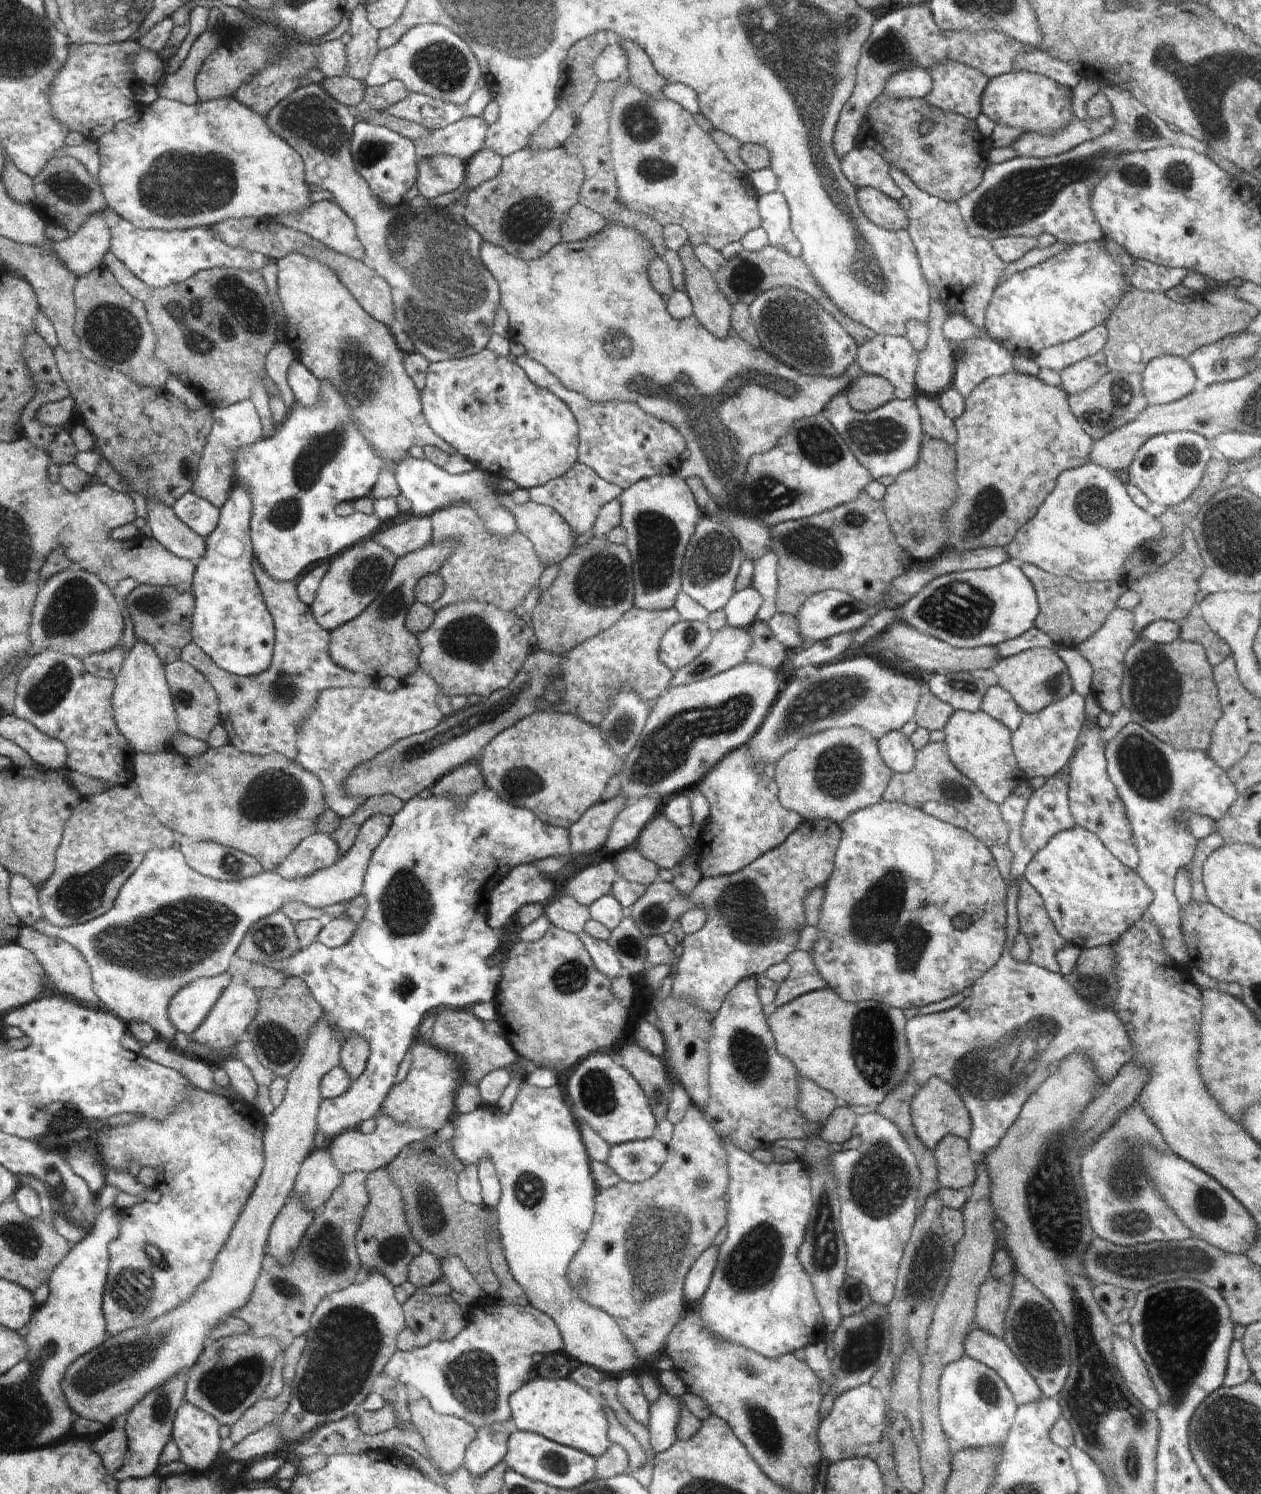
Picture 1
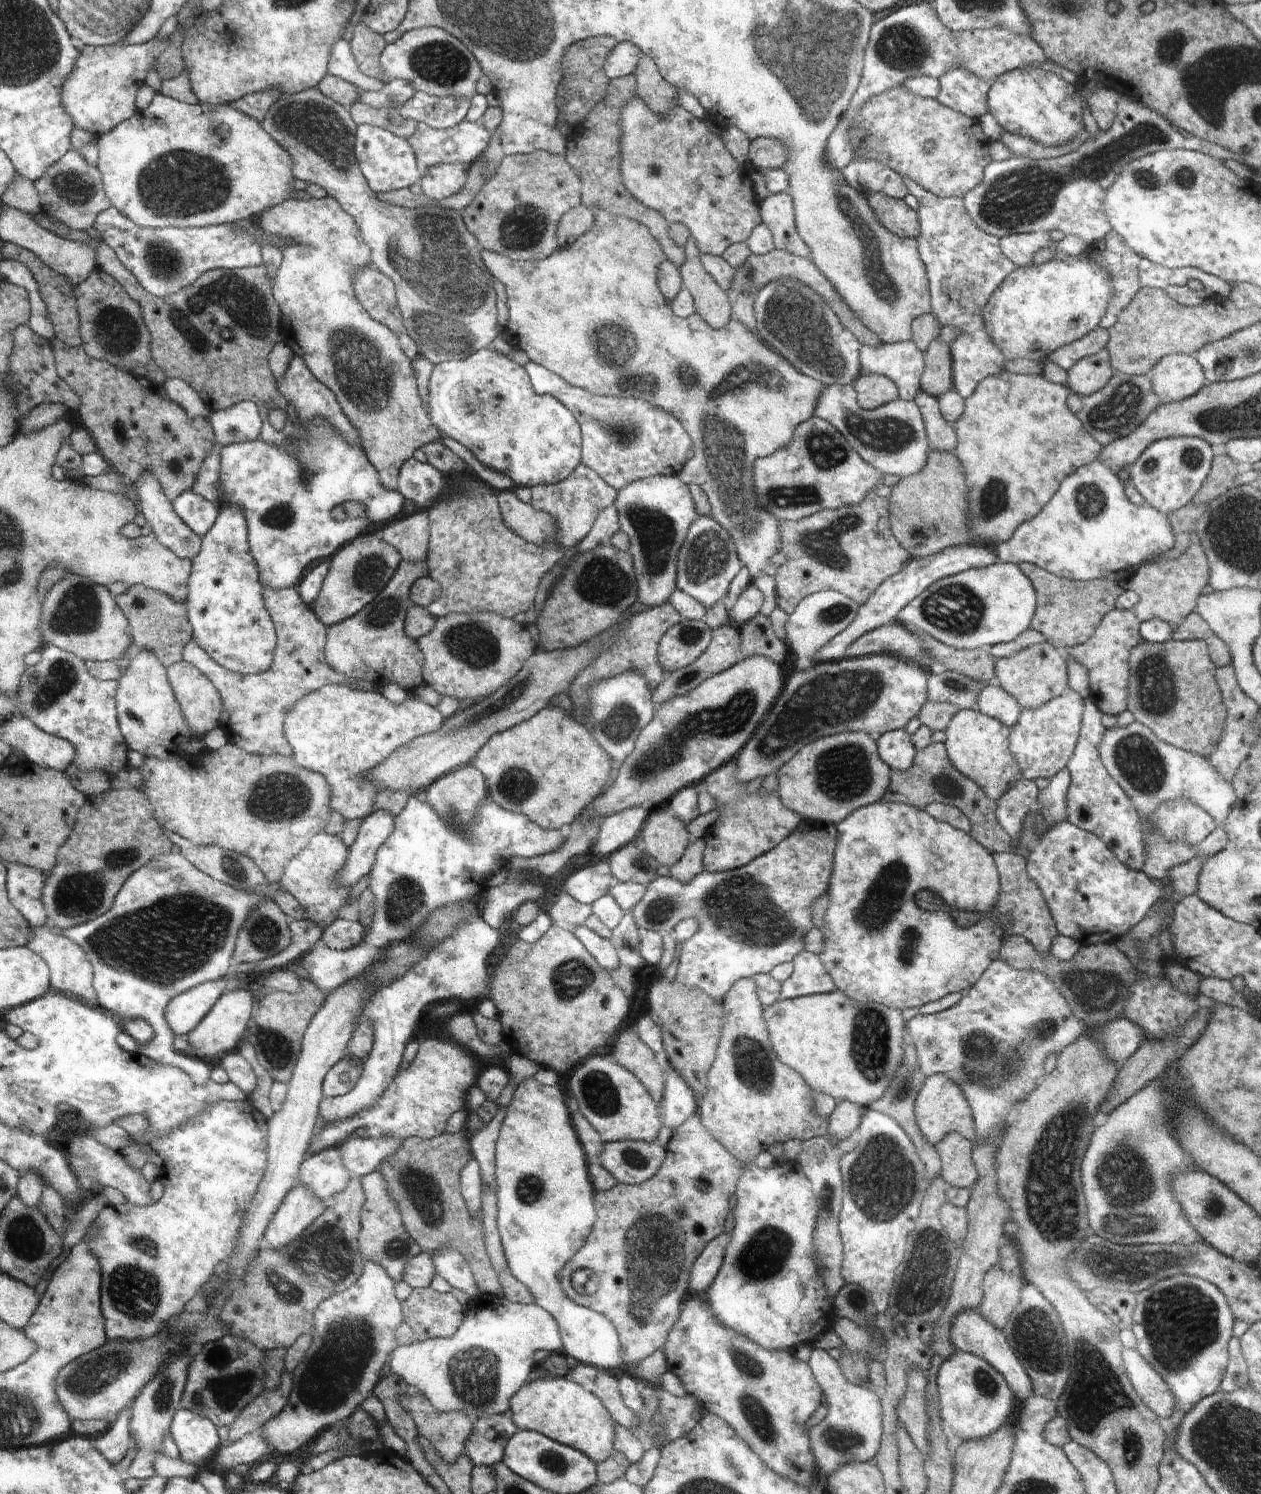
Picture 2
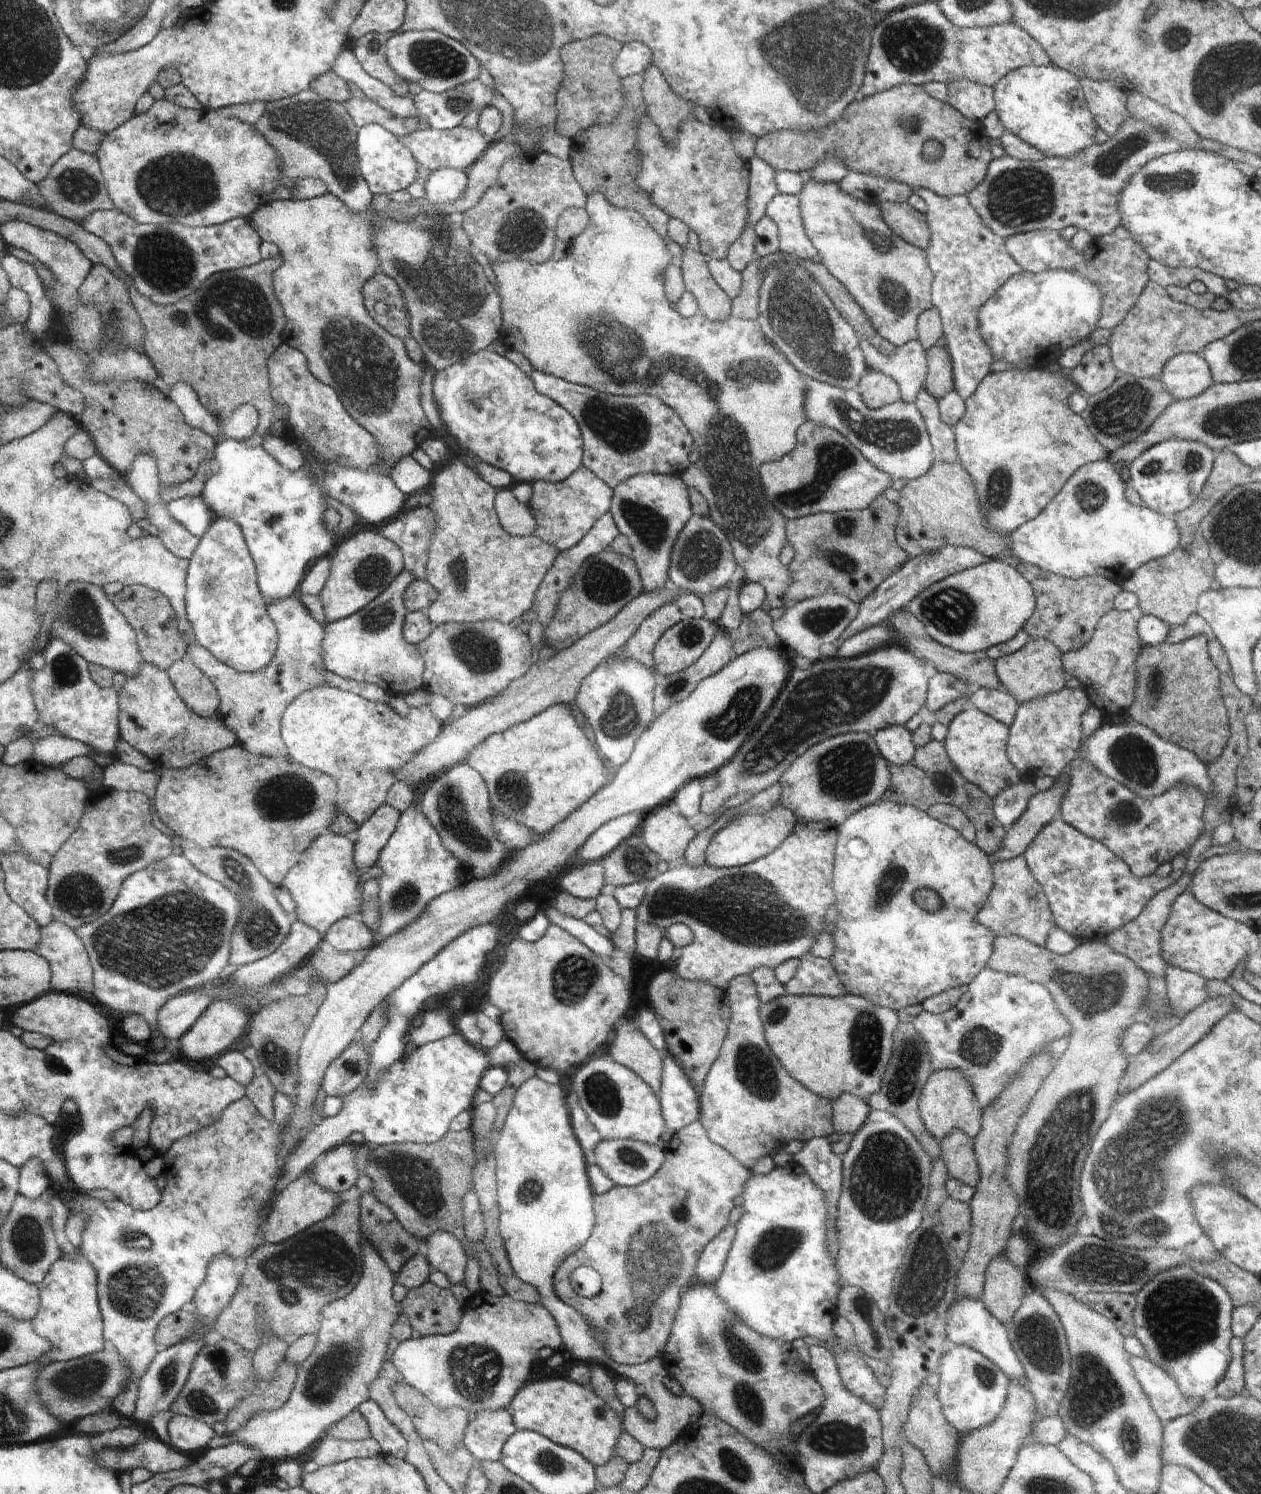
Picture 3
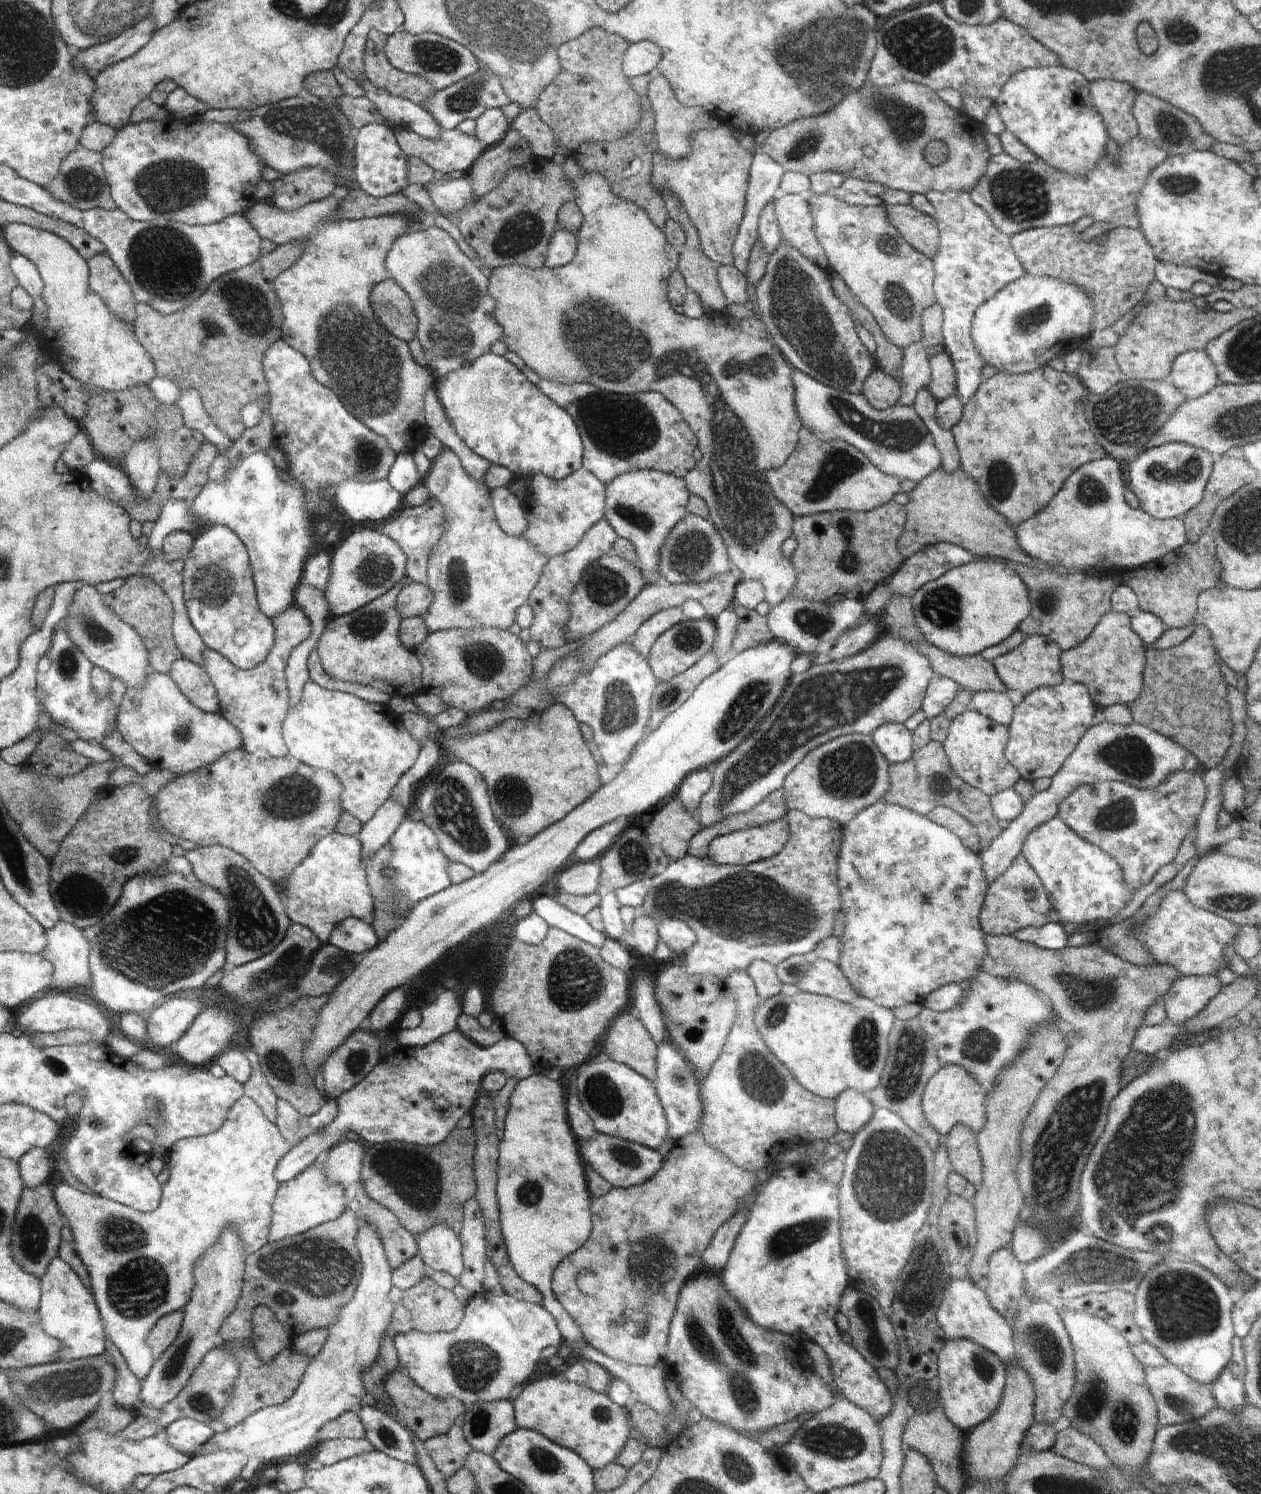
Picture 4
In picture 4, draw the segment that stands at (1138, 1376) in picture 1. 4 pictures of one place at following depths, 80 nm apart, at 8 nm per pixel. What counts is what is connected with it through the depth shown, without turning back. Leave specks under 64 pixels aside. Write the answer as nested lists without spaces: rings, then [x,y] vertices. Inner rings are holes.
[[[1144,1364],[1142,1368],[1144,1368],[1144,1380],[1154,1398],[1161,1427],[1202,1418],[1217,1404],[1210,1392],[1210,1387],[1202,1386],[1196,1380],[1192,1382],[1192,1378],[1188,1378],[1174,1365],[1147,1366]]]

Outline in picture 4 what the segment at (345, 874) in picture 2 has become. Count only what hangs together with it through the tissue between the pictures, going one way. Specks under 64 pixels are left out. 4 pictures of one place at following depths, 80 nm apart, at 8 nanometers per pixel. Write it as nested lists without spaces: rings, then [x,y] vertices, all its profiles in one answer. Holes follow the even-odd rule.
[[[388,798],[369,822],[362,824],[360,832],[355,835],[360,848],[362,848],[362,860],[368,860],[374,856],[380,848],[384,848],[389,843],[390,838],[400,826],[402,818],[407,814],[407,810],[402,808],[402,804],[394,798]]]

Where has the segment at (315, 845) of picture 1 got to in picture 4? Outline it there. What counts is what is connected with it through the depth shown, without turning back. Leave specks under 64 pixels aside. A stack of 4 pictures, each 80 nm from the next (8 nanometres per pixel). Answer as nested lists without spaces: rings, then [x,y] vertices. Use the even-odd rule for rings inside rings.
[[[333,831],[324,836],[307,858],[286,880],[286,912],[292,922],[310,928],[321,944],[328,944],[332,930],[346,918],[356,918],[371,925],[371,896],[367,884],[367,876],[362,860],[362,848],[355,836],[342,835]]]

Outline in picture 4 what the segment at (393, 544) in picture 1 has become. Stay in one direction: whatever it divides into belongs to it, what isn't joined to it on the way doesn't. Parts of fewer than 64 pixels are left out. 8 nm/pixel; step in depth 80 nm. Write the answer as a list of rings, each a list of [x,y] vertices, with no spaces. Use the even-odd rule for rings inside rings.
[[[430,497],[423,506],[404,508],[394,518],[390,518],[384,524],[380,523],[380,526],[376,528],[380,534],[388,536],[406,554],[407,564],[405,567],[405,575],[409,581],[427,585],[428,558],[434,546],[440,542],[440,538],[444,534],[444,528],[446,528],[446,522],[444,520],[446,518],[444,518],[442,506],[434,498]]]

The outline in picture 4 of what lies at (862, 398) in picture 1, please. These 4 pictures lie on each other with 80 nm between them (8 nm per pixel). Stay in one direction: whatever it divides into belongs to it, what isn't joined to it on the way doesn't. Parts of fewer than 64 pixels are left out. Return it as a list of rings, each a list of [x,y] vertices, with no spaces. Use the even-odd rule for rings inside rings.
[[[876,368],[864,380],[860,395],[866,398],[866,403],[874,410],[882,411],[899,403],[902,395],[901,384],[895,377]]]

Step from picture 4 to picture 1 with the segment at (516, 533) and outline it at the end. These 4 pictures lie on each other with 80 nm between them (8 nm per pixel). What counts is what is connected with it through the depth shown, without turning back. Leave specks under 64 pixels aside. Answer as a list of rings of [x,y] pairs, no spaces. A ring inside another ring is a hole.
[[[499,491],[499,503],[514,517],[517,530],[530,539],[537,555],[543,560],[543,563],[547,564],[546,567],[554,563],[561,563],[564,557],[570,554],[571,546],[577,537],[571,532],[567,522],[554,509],[546,505],[537,505],[531,500],[528,504],[516,504],[510,494],[503,491]]]

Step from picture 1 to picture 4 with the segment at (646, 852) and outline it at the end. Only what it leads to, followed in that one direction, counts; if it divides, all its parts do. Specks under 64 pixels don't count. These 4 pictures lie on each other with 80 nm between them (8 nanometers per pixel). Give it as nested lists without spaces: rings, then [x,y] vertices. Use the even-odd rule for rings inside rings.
[[[674,798],[654,812],[646,828],[646,838],[648,842],[658,844],[672,860],[680,860],[687,856],[688,844],[699,831],[694,818]]]

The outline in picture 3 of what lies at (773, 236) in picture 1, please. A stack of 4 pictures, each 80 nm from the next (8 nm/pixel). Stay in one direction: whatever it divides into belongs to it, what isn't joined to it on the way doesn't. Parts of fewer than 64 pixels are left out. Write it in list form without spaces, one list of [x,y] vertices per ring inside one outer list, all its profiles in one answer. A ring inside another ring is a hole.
[[[778,194],[771,198],[765,214],[778,227],[780,252],[794,255],[801,261],[821,264],[820,255],[806,234],[796,195]]]

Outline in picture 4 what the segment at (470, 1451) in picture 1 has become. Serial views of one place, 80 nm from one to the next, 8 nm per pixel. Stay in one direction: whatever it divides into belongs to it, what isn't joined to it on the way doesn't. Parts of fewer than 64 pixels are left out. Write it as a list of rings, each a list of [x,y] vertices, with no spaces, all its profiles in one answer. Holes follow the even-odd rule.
[[[502,1400],[480,1402],[471,1409],[467,1408],[458,1431],[472,1451],[492,1456],[502,1438],[517,1429],[513,1402]]]

